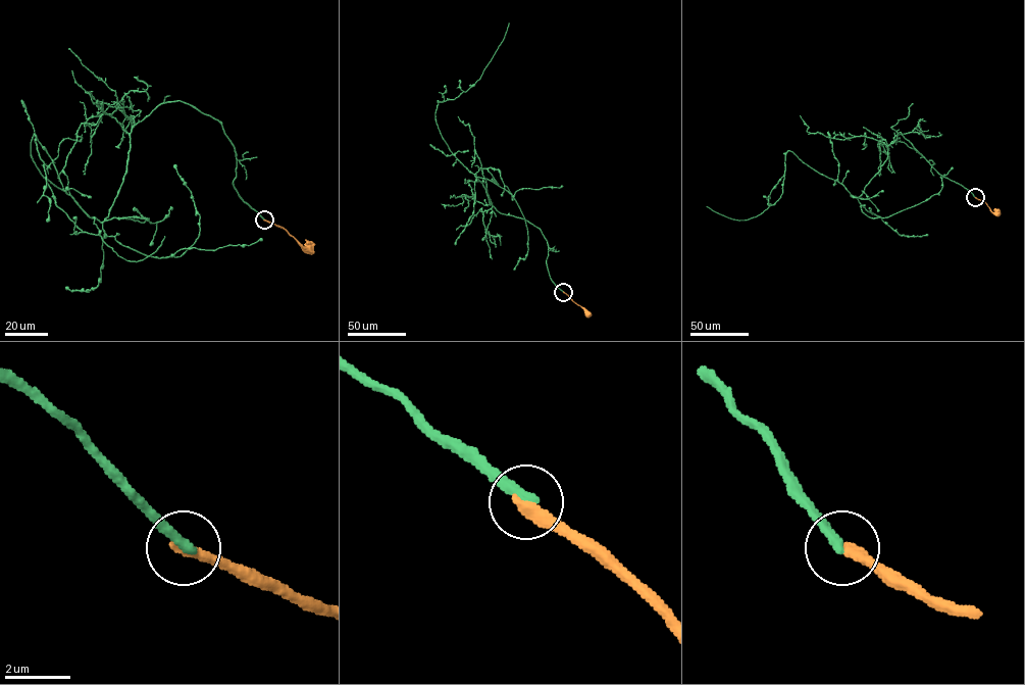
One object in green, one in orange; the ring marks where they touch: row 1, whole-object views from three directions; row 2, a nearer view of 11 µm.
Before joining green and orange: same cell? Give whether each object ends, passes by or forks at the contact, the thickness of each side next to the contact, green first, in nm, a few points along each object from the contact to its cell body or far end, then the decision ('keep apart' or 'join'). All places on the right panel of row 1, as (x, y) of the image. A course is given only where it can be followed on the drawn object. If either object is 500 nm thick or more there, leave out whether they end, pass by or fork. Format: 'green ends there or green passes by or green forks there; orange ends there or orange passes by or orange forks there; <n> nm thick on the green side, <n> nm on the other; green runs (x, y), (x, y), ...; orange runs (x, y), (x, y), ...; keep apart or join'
green ends there; orange ends there; 340 nm thick on the green side, 400 nm on the other; green runs (975, 197), (940, 175), (901, 132), (858, 198), (788, 150), (782, 193), (760, 214), (733, 219), (706, 206); orange runs (975, 197), (996, 213); join

